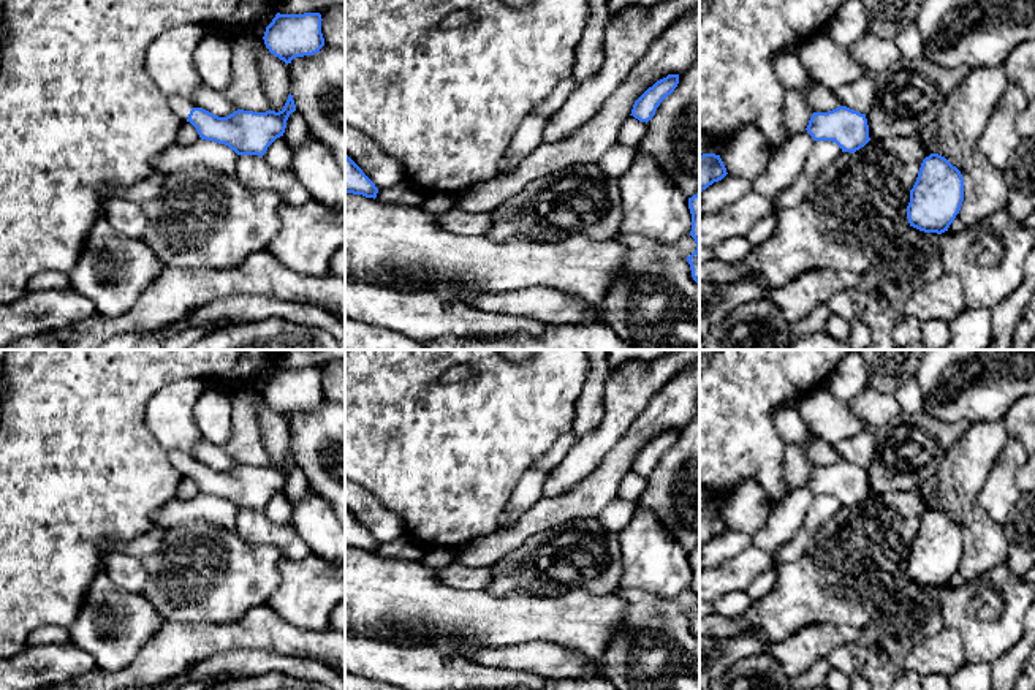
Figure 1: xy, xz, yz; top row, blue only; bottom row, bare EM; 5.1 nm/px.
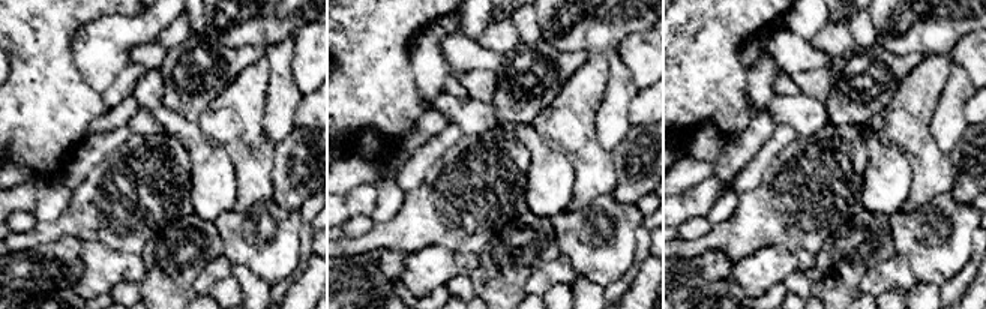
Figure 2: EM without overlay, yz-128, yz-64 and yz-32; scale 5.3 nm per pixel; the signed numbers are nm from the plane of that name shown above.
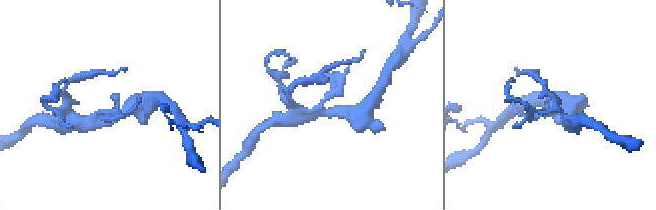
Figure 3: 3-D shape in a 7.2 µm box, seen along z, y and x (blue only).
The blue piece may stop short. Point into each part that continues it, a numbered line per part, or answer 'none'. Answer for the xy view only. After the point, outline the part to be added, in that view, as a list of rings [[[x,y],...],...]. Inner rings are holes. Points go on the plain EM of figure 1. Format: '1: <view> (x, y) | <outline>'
1: xy (182, 461) | [[[168,451],[168,459],[182,475],[187,475],[190,465],[195,462],[191,454],[180,451]]]

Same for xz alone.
none

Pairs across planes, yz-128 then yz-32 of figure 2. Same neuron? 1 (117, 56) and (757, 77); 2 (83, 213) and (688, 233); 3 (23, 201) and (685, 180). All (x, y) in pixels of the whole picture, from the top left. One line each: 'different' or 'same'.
1: same
2: different
3: different

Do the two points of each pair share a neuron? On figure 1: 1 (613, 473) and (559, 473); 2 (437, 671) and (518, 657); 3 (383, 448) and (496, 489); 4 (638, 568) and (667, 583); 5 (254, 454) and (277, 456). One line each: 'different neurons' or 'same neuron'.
1: different neurons
2: different neurons
3: same neuron
4: same neuron
5: different neurons

